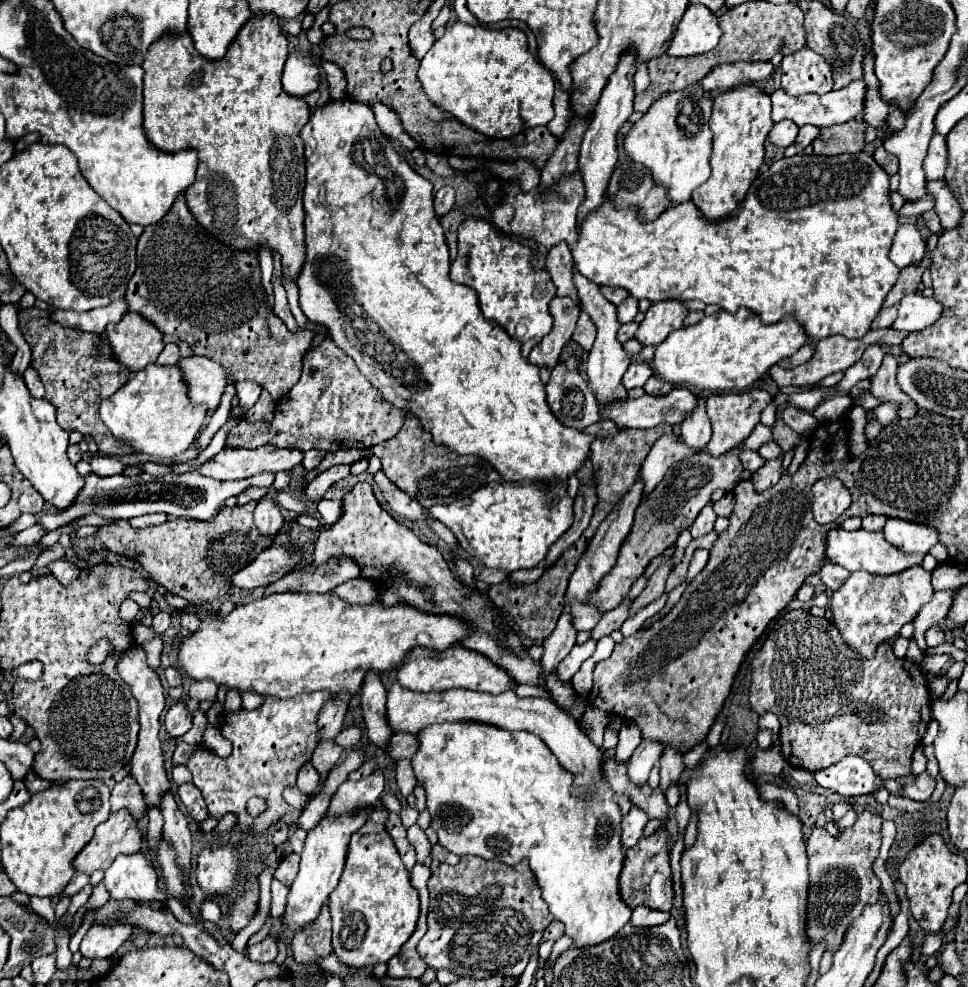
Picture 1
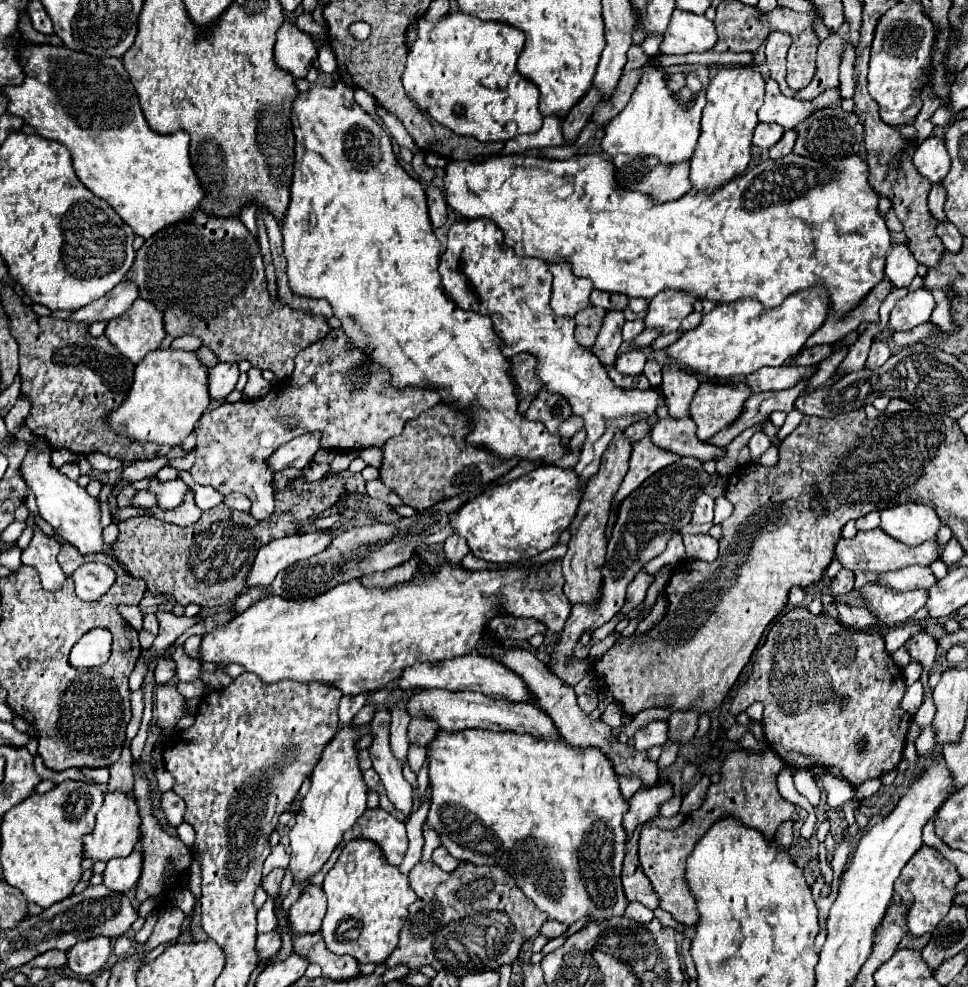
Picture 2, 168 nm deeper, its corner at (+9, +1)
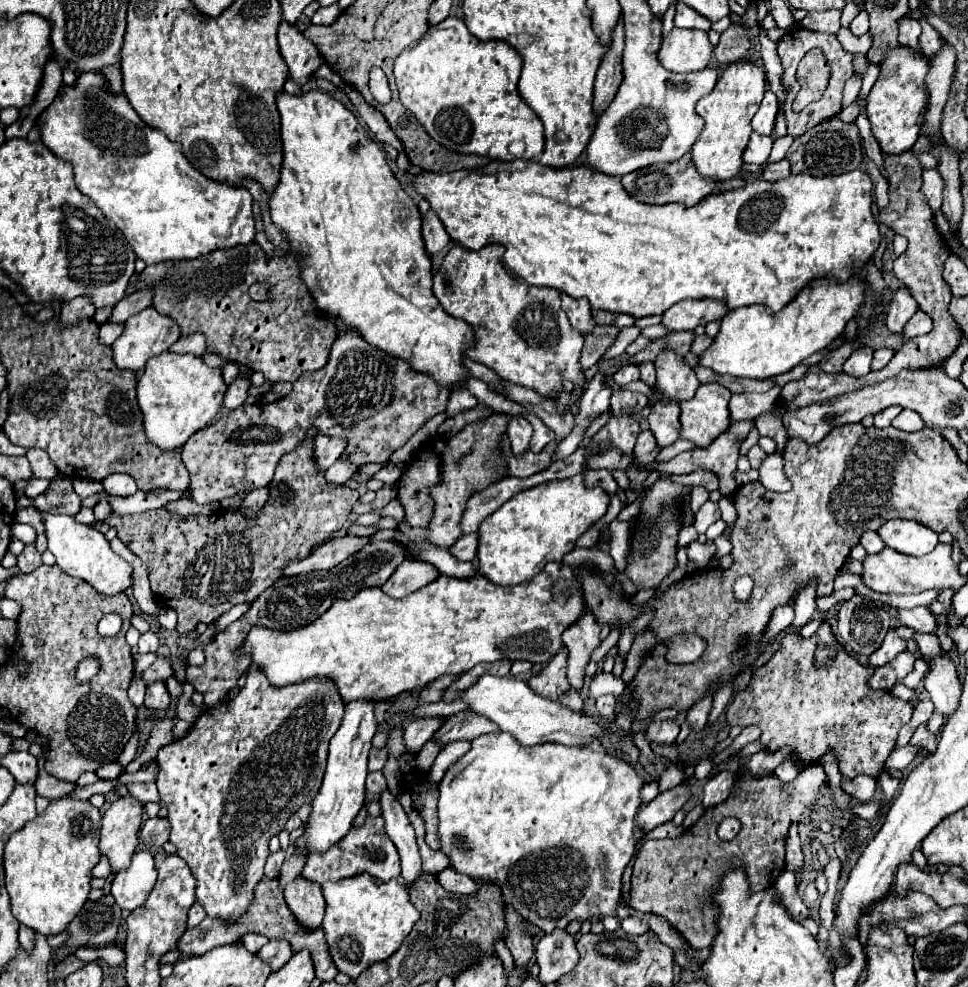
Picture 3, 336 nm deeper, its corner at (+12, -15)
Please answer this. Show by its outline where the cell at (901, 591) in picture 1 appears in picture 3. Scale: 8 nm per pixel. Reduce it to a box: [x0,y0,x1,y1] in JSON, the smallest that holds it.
[897,606,937,634]

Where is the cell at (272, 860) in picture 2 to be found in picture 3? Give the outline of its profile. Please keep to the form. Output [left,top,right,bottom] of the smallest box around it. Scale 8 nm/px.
[265,850,285,878]

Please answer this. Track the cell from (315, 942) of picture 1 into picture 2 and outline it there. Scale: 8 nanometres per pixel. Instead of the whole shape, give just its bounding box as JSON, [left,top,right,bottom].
[288,886,326,936]

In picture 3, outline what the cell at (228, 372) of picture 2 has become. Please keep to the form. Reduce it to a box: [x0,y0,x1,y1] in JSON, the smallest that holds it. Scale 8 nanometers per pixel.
[223,378,251,410]

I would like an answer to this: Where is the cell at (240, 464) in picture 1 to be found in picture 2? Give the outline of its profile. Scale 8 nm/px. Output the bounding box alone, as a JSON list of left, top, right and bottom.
[266,434,320,472]

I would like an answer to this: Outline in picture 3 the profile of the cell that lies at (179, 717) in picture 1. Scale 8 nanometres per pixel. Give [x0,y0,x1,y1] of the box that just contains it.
[145,682,171,710]

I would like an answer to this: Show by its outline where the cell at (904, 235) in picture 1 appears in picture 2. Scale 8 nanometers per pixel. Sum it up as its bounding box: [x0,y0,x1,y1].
[886,244,918,286]

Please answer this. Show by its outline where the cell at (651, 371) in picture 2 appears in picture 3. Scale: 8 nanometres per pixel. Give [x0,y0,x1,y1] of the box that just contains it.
[638,361,655,386]

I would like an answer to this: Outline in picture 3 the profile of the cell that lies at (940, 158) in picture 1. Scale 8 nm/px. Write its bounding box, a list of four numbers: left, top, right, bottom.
[921,170,945,212]

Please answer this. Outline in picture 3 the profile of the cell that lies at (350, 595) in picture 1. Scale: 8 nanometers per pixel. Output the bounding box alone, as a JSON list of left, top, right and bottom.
[381,560,439,598]

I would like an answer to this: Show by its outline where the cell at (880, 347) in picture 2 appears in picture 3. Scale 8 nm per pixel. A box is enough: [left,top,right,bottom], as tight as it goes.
[871,348,893,370]

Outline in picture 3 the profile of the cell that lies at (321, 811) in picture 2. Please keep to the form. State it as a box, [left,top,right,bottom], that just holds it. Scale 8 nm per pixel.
[297,700,379,852]

